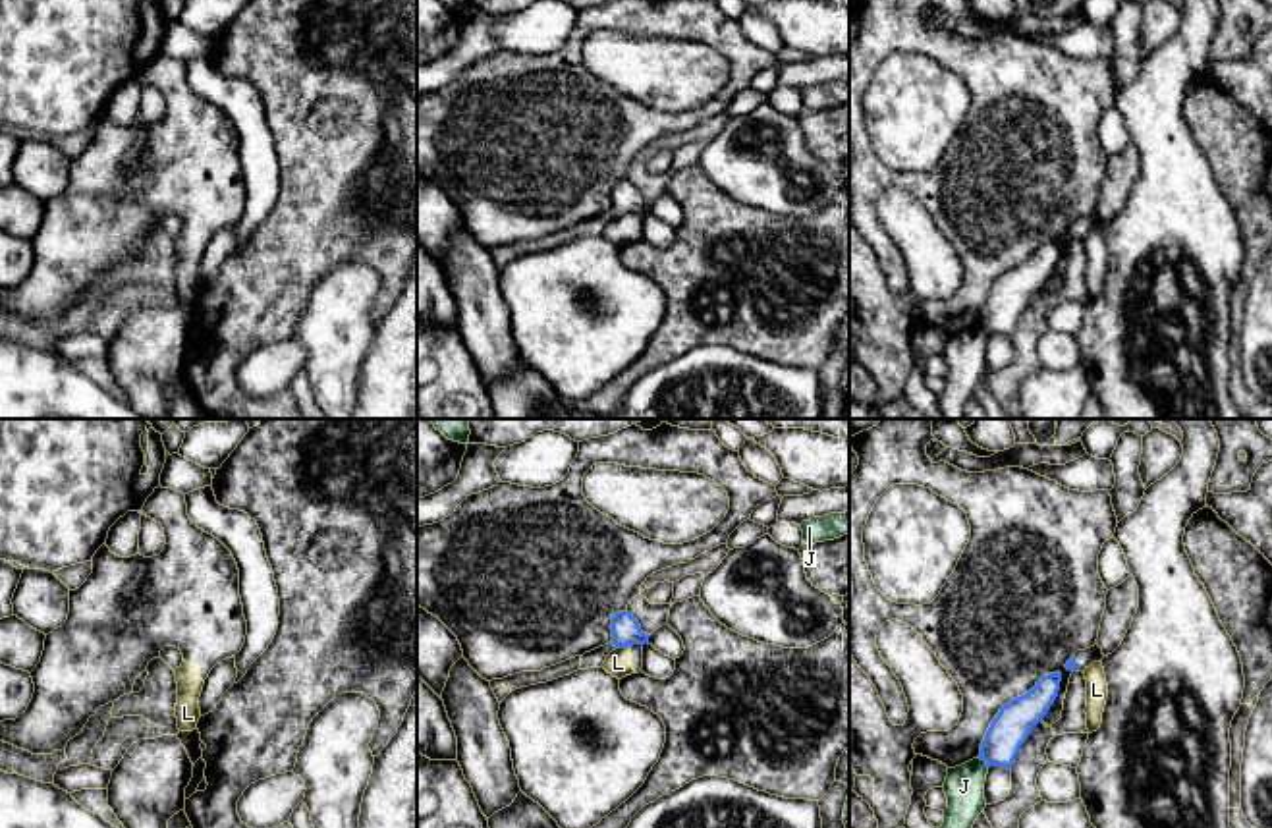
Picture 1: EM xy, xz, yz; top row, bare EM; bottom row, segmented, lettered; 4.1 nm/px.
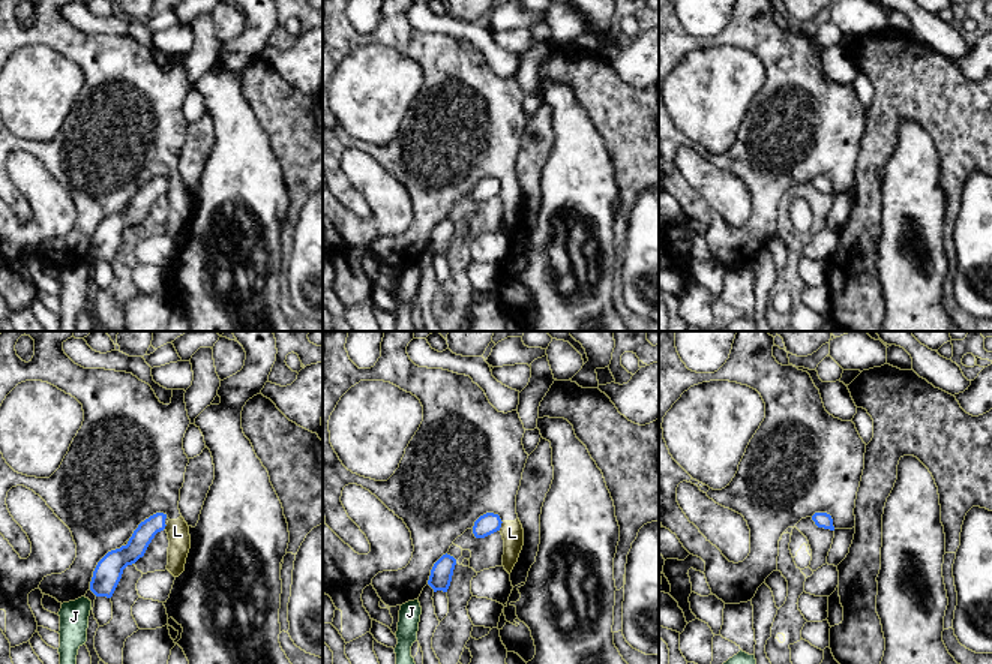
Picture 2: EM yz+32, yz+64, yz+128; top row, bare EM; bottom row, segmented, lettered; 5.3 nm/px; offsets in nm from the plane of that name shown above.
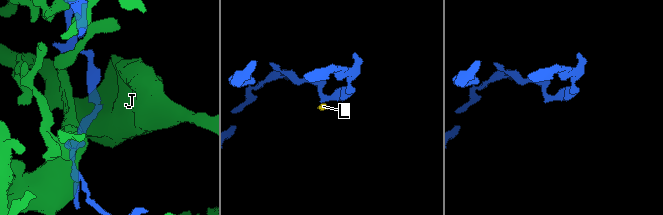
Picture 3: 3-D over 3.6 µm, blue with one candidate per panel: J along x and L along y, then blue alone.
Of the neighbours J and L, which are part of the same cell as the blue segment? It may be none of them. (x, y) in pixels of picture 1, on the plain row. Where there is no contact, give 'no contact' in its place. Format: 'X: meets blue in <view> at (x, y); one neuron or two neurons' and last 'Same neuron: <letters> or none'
J: meets blue in yz at (985, 329); two neurons
L: meets blue in xz at (622, 215); two neurons
Same neuron: none

